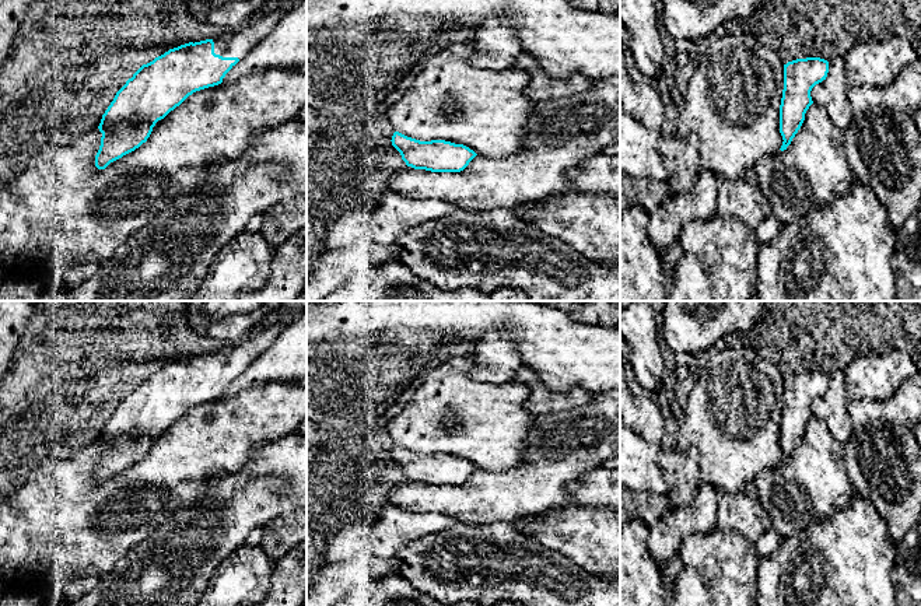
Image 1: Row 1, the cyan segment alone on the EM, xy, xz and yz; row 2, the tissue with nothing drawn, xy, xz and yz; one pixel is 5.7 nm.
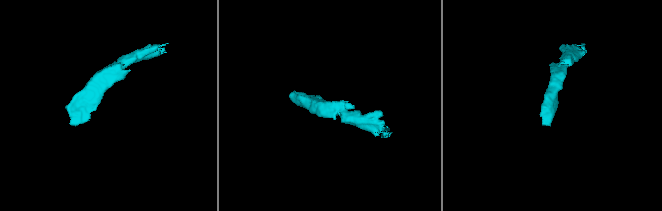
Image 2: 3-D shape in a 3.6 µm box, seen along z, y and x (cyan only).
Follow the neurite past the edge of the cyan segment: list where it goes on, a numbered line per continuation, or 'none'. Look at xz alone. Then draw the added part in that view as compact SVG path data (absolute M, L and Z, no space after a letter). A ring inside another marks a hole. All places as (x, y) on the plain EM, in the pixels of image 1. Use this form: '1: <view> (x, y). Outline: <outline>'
none

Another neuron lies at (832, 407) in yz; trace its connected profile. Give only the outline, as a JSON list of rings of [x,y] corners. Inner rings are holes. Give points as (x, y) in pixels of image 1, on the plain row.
[[[836,371],[829,376],[827,390],[810,404],[813,417],[823,420],[830,434],[843,445],[851,435],[850,403],[844,371]]]

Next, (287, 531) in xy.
[[[307,507],[277,516],[265,528],[260,549],[272,560],[281,558],[307,539]]]

